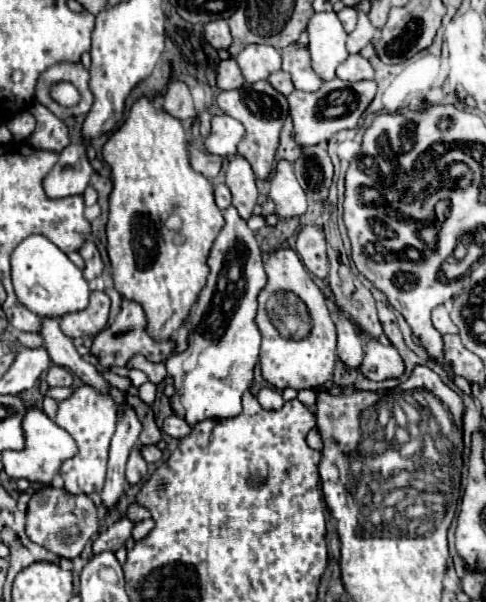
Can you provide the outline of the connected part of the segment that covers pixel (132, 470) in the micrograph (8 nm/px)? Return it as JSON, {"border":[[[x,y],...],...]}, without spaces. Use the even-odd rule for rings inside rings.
{"border":[[[135,445],[135,447],[133,447],[133,453],[129,455],[129,461],[127,461],[127,483],[129,483],[129,485],[135,485],[135,483],[139,483],[145,475],[147,475],[147,463],[143,461],[143,457],[141,457],[141,453],[139,453],[139,447]]]}

